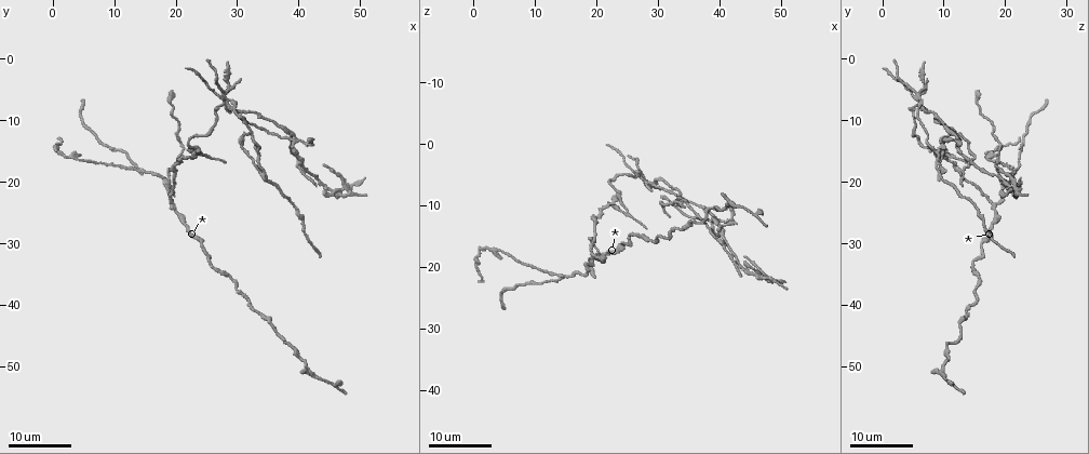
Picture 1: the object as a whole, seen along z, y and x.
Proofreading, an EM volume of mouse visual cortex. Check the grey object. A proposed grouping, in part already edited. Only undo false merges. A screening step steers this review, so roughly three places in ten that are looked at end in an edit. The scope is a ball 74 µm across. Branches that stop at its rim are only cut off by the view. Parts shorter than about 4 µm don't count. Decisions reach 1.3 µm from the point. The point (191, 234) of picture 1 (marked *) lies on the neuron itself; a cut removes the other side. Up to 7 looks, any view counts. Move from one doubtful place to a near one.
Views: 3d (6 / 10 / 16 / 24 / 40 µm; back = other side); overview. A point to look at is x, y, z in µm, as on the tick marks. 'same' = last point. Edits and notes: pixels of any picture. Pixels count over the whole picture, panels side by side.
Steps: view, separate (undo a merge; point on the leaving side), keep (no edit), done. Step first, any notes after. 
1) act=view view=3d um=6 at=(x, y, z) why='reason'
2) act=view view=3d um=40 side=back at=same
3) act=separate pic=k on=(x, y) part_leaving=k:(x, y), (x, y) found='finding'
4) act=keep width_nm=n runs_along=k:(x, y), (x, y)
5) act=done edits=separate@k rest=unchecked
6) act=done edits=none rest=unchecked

act=view view=3d um=24 at=(19.5, 23.5, 18.0) why='three arms meet'

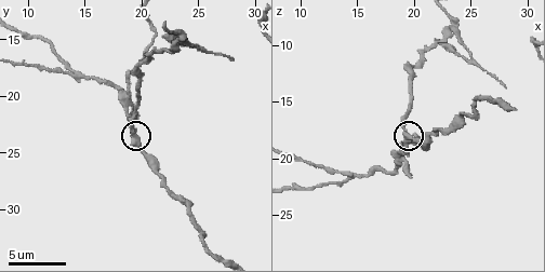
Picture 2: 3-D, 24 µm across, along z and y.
act=view view=3d um=6 at=(19.4, 23.6, 18.4)

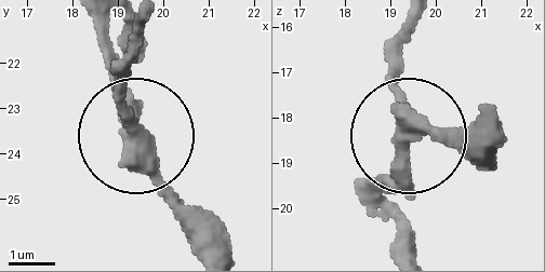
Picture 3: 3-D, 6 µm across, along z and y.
act=keep width_nm=350 runs_along=3:(216, 249), (142, 137), (115, 56) found='continuous, no second neuron'

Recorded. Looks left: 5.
act=view view=3d um=10 at=(14.0, 18.2, 21.6) why='three arms meet'

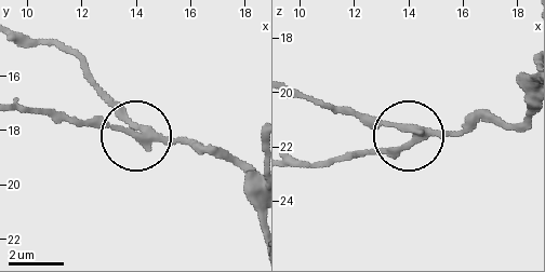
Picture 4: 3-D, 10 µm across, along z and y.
act=separate pic=4 on=(108, 126) width_nm=270 part_leaving=4:(143, 141), (20, 107) found='two neurons meet here'

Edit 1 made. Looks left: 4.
act=view view=3d um=24 at=(43.5, 52.0, 10.5)

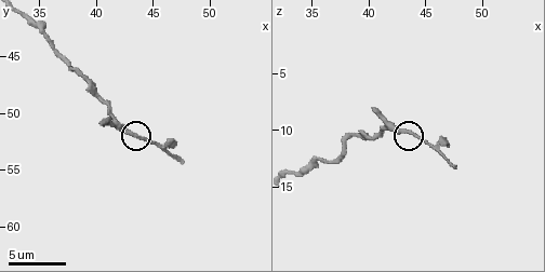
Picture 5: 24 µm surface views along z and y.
act=view view=3d um=10 at=(43.2, 52.0, 10.2) why='zoom in'

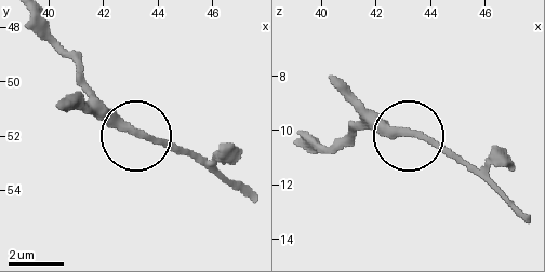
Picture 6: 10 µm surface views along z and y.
act=view view=3d um=6 at=(43.2, 51.9, 10.1)

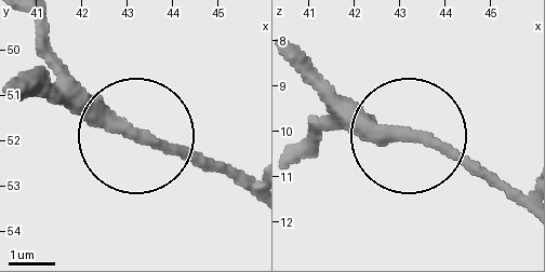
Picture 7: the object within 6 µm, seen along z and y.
act=keep found='all the same neuron'

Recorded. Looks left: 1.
act=done edits=separate@4 rest=unchecked

